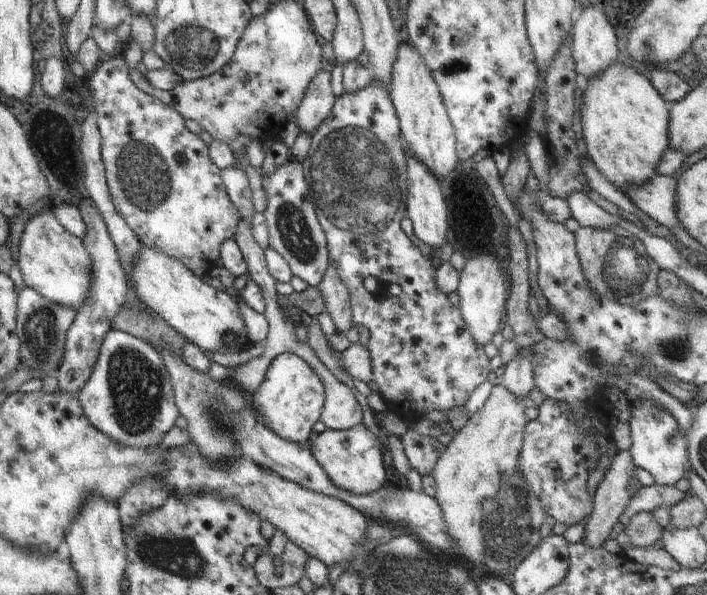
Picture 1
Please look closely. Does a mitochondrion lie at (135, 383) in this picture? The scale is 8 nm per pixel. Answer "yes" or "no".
yes

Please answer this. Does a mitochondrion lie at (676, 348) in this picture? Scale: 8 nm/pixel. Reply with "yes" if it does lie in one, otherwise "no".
yes

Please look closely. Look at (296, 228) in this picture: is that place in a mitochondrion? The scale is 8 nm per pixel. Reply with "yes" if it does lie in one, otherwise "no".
yes

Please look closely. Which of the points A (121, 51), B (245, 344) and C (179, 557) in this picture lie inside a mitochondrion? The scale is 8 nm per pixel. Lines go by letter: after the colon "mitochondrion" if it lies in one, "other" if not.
A: other
B: other
C: mitochondrion

